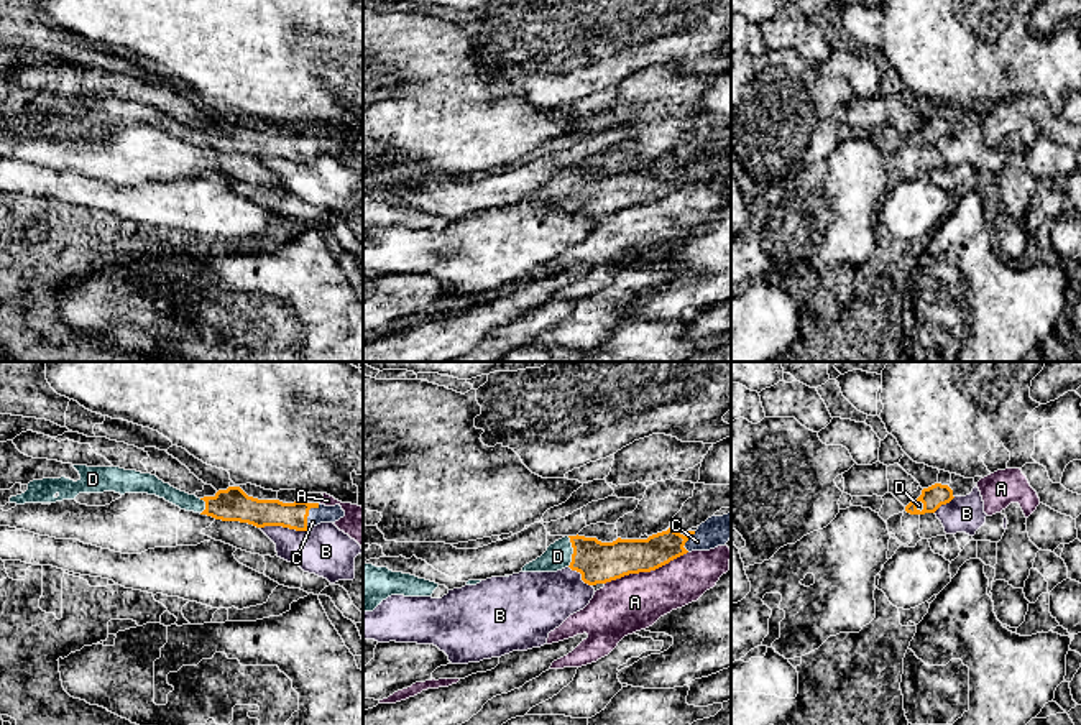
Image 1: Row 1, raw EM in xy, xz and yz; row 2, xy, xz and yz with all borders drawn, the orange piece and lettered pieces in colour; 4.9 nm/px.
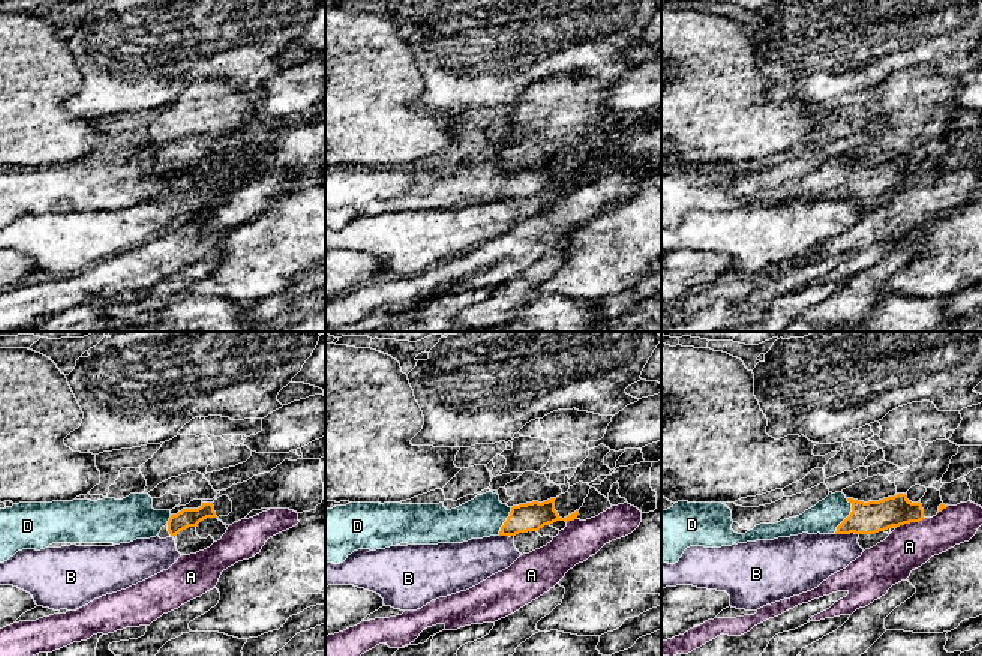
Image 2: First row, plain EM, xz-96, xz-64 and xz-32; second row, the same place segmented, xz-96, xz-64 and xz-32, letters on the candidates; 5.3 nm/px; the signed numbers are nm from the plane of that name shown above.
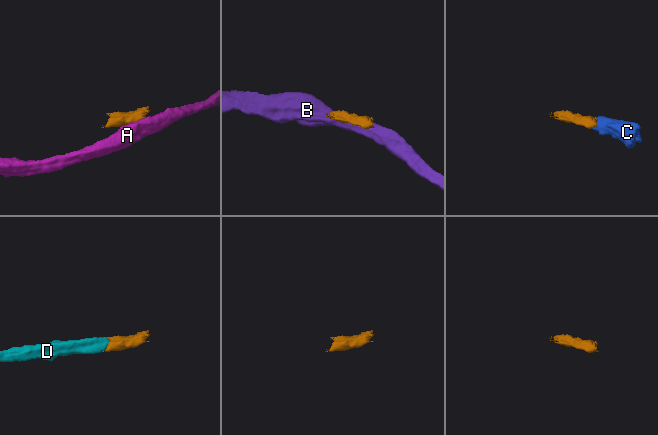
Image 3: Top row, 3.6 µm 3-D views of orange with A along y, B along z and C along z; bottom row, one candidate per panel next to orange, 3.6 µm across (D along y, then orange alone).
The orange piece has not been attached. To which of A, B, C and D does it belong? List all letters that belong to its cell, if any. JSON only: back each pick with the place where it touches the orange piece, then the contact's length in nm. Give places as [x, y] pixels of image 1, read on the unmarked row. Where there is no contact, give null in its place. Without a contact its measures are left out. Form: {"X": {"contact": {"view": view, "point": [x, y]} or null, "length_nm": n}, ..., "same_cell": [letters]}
{"C": {"contact": {"view": "xy", "point": [308, 147]}, "length_nm": 140}, "D": {"contact": {"view": "xz", "point": [574, 183]}, "length_nm": 150}, "same_cell": ["C", "D"]}

